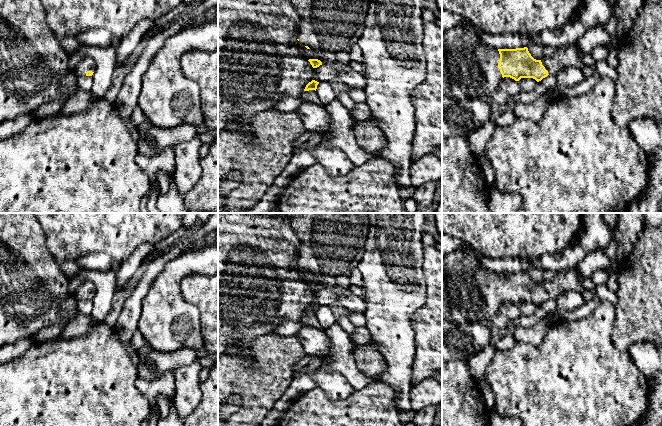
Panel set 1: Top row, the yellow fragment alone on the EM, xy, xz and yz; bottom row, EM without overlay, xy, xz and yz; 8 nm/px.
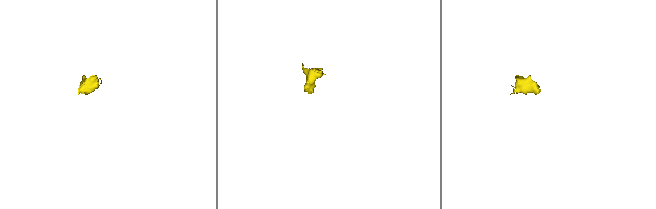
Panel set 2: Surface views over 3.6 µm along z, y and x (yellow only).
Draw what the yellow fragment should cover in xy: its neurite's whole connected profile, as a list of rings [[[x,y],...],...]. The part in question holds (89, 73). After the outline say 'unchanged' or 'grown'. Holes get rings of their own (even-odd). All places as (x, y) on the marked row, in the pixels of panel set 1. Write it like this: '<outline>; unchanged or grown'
[[[83,55],[74,72],[77,77],[86,77],[92,76],[95,69],[94,61],[90,57]]]; grown

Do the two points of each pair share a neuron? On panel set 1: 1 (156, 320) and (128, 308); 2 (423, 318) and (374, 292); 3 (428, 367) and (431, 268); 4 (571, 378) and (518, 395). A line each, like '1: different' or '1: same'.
1: different
2: different
3: same
4: same

